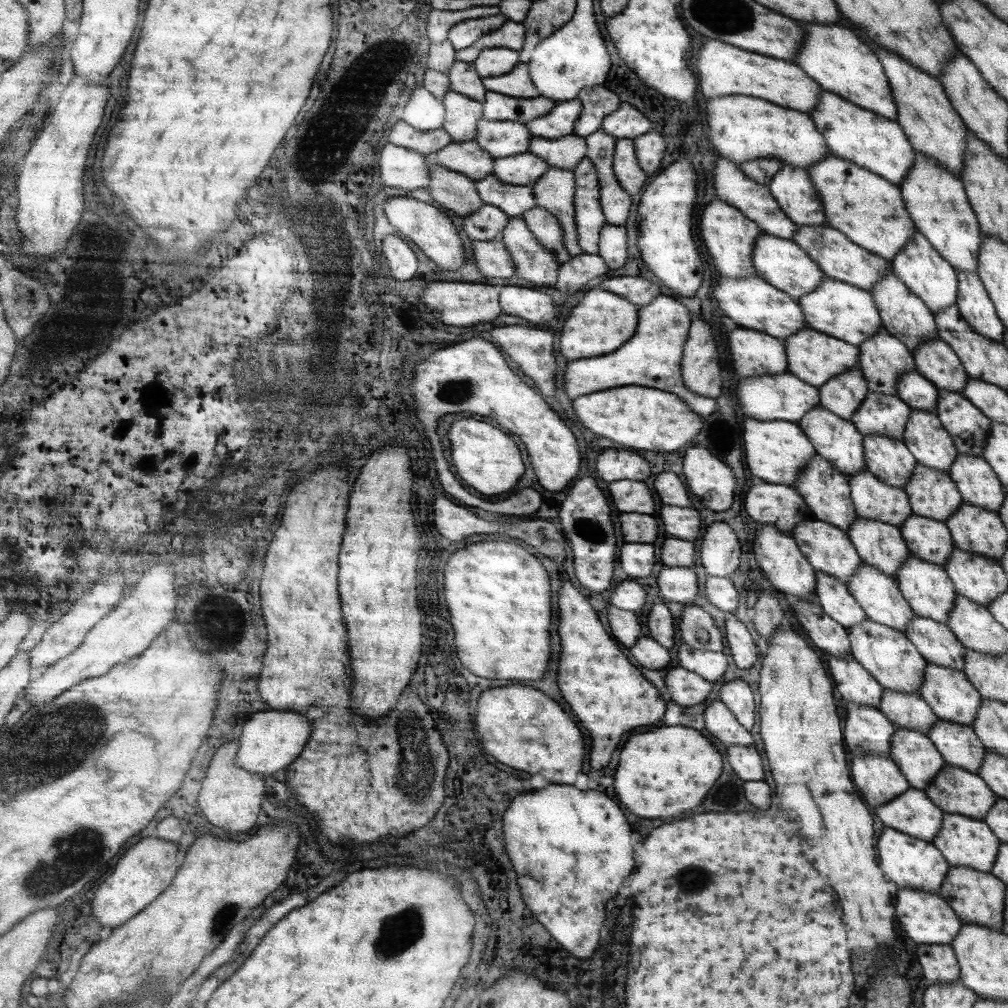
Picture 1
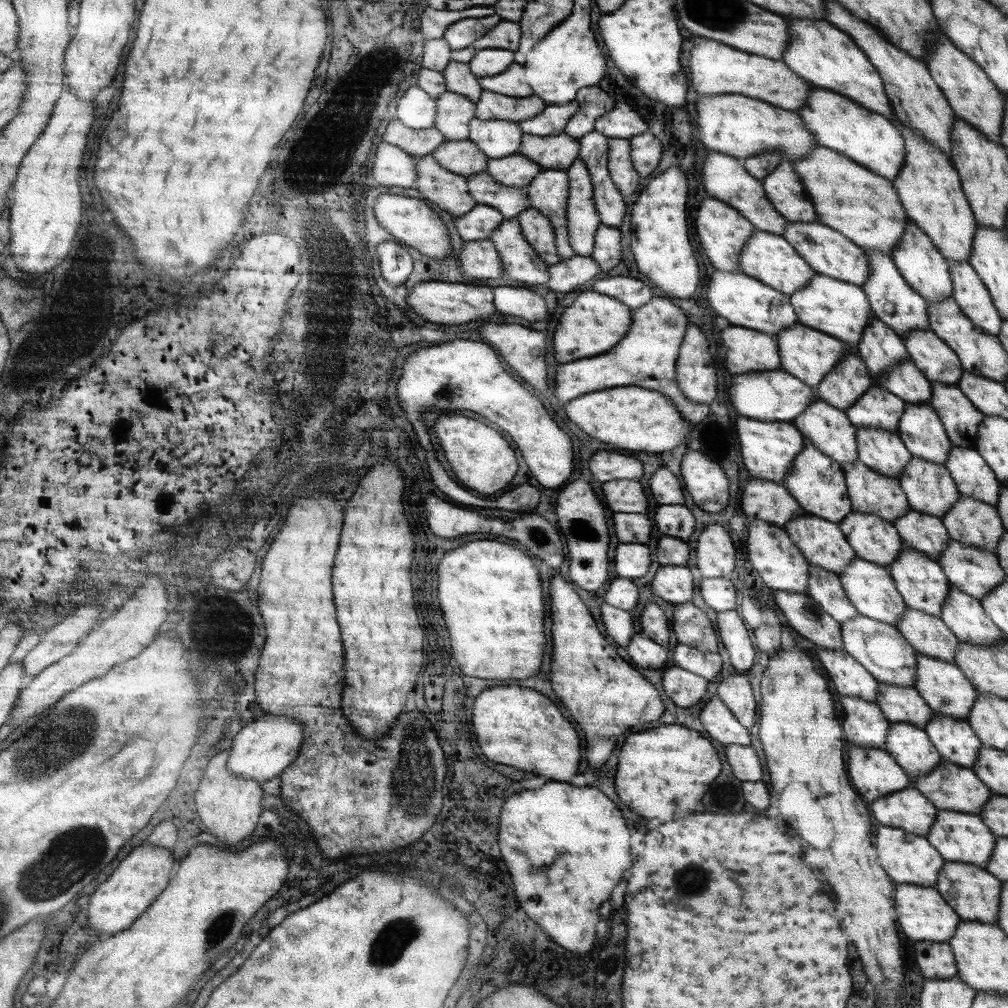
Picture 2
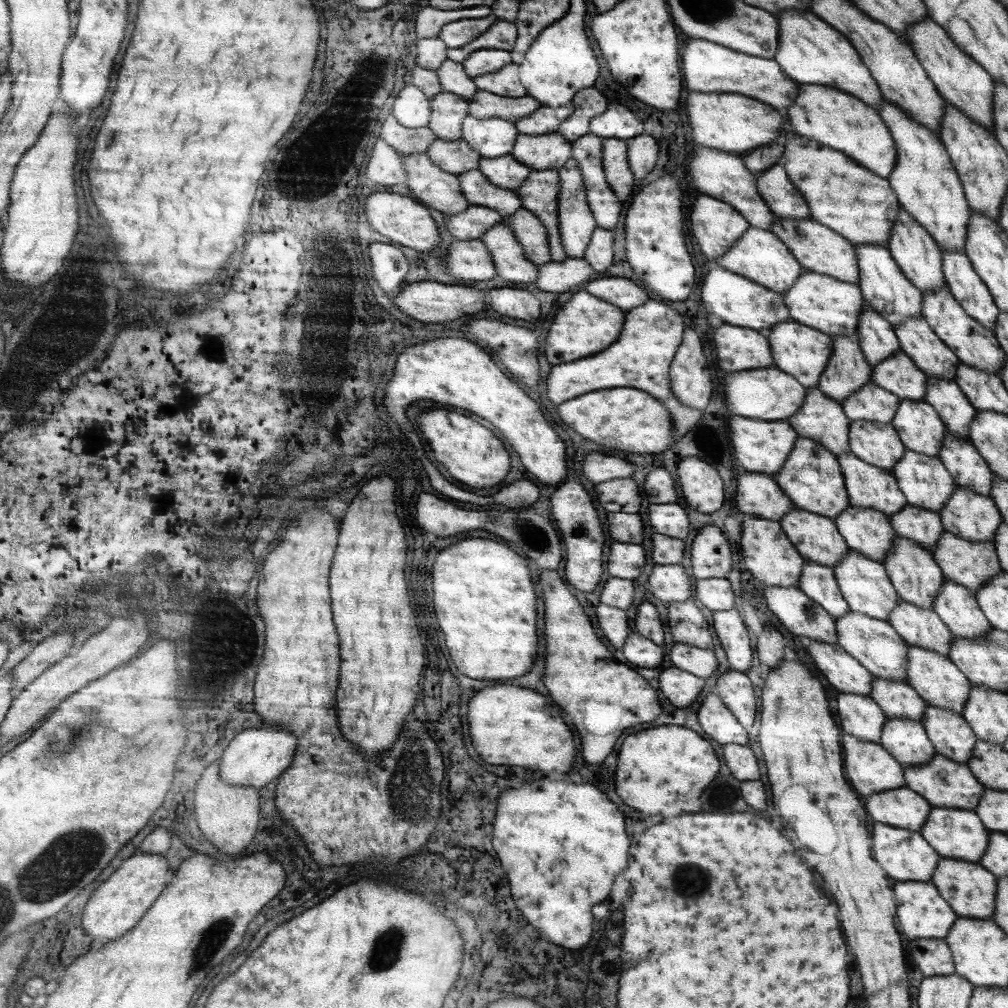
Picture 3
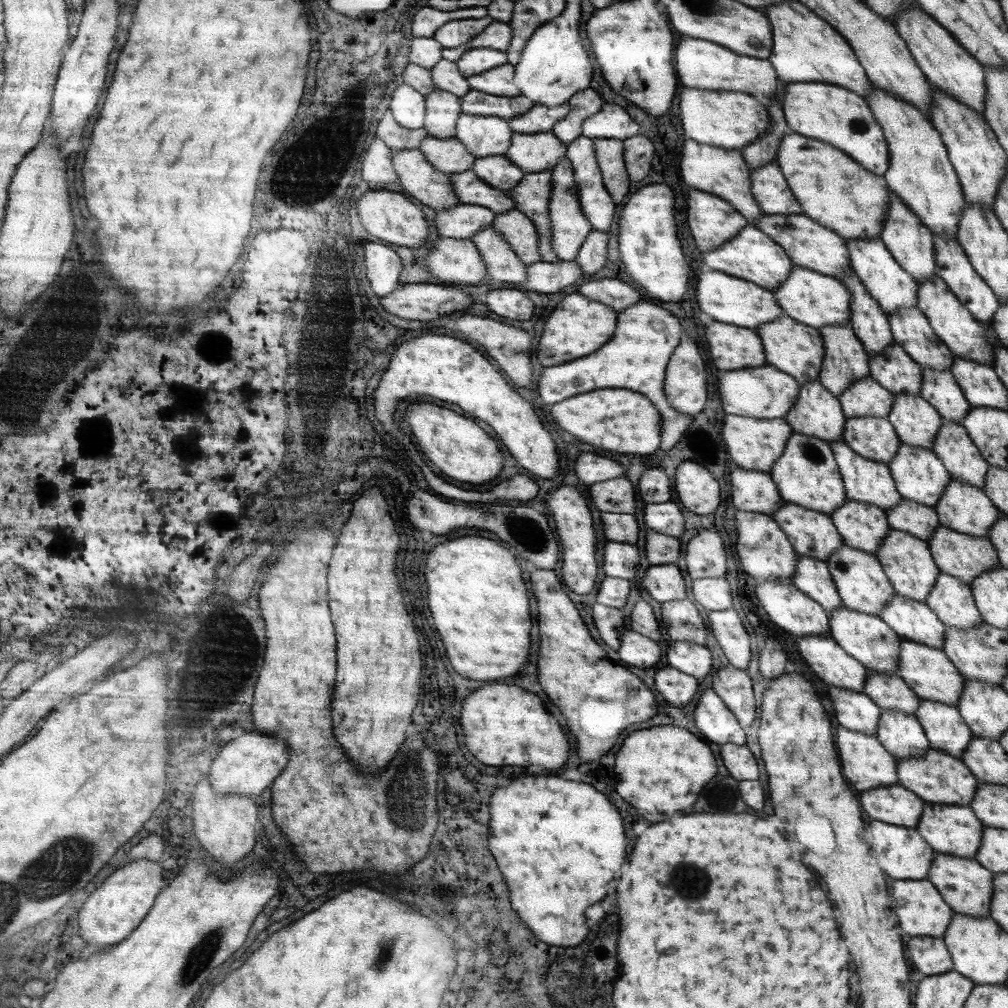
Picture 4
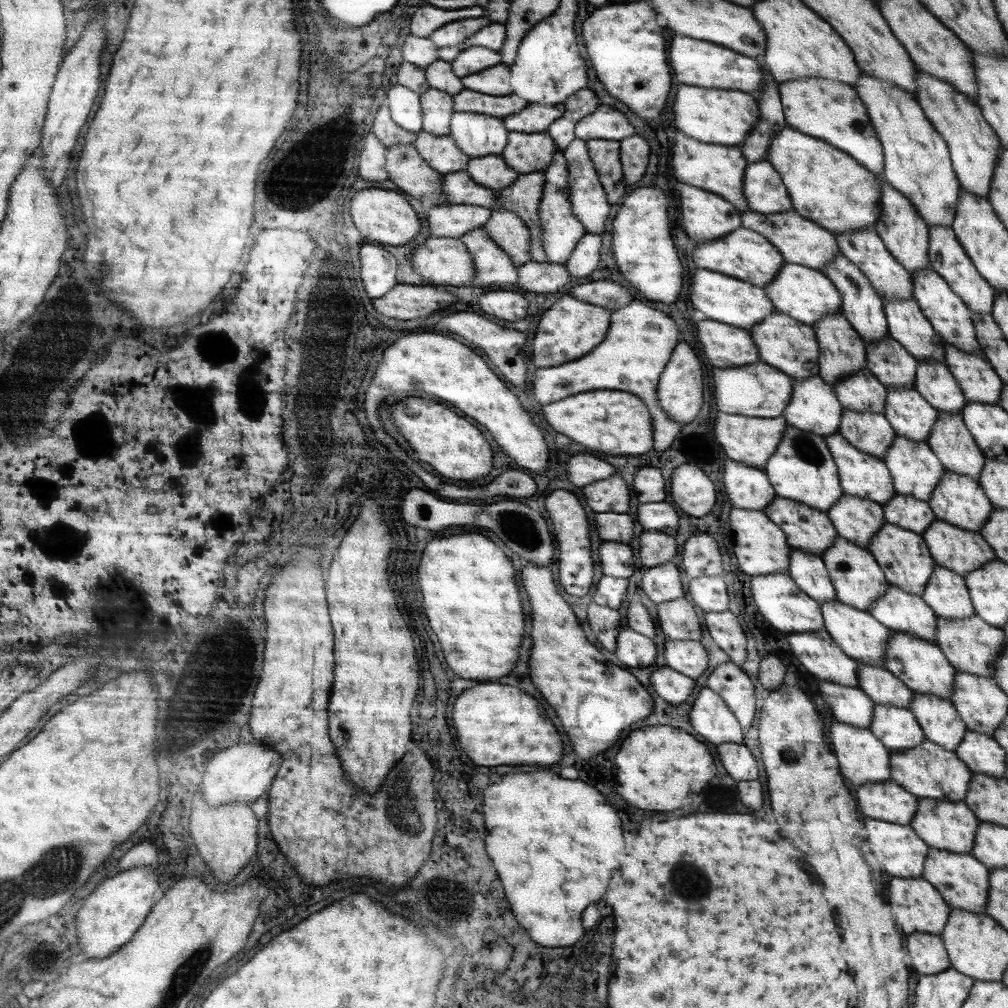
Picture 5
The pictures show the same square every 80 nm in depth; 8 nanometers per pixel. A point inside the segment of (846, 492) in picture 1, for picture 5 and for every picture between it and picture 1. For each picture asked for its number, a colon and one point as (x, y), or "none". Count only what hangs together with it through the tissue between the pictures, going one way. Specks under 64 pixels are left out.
2: (817, 483)
3: (811, 477)
4: (806, 474)
5: (801, 469)

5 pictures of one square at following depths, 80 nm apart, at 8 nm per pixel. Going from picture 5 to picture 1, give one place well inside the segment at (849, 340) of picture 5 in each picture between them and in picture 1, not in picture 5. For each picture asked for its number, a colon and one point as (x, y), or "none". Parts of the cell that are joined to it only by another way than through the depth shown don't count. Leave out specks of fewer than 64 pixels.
1: (843, 394)
2: (841, 387)
3: (847, 371)
4: (845, 361)

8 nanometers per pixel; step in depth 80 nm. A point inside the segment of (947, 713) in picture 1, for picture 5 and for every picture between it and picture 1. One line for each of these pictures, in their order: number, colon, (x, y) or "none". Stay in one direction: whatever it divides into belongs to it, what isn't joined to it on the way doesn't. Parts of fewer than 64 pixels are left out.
2: (946, 690)
3: (936, 679)
4: (928, 672)
5: (921, 665)

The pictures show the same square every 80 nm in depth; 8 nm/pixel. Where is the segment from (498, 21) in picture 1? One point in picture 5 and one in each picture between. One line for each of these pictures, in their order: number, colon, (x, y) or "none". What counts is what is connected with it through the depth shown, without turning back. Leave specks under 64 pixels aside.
2: (459, 35)
3: (457, 34)
4: (452, 34)
5: (450, 34)

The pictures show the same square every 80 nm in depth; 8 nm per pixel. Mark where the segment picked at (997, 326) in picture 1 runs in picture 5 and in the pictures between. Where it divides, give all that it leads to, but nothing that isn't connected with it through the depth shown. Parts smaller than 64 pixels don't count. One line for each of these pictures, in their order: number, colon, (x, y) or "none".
2: (969, 292)
3: (961, 279)
4: (953, 267)
5: (947, 257)

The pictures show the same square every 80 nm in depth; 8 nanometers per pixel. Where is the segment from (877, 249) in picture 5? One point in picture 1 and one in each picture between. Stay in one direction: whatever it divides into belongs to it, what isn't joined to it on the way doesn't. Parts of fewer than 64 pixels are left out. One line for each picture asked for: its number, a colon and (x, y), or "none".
1: (904, 315)
2: (893, 301)
3: (885, 288)
4: (888, 284)

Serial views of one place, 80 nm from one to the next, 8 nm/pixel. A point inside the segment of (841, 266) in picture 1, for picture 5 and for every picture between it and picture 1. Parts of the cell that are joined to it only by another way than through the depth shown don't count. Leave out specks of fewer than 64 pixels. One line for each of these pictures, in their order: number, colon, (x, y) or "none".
2: (830, 253)
3: (819, 249)
4: (809, 245)
5: (800, 241)

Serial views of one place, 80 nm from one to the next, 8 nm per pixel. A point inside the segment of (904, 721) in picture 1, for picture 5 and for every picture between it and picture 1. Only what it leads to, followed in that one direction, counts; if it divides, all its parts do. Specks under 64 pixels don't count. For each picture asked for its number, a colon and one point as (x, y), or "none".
2: (898, 704)
3: (896, 698)
4: (889, 692)
5: (879, 684)

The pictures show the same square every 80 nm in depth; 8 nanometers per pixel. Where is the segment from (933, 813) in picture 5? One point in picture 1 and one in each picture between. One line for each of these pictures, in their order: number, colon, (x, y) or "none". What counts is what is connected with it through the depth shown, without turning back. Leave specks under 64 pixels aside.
1: (966, 842)
2: (963, 837)
3: (957, 833)
4: (955, 830)

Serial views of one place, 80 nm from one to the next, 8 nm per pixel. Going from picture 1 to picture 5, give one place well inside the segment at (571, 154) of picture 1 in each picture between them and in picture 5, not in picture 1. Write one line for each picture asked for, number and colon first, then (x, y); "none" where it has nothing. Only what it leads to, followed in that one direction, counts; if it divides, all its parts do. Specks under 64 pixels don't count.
2: (559, 151)
3: (549, 151)
4: (540, 152)
5: (526, 152)

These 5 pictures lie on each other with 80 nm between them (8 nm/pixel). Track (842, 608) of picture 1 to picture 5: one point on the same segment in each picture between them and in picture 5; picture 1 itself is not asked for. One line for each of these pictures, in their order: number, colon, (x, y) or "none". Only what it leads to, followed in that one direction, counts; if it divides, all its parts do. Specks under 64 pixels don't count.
2: (825, 588)
3: (818, 582)
4: (812, 577)
5: (809, 572)

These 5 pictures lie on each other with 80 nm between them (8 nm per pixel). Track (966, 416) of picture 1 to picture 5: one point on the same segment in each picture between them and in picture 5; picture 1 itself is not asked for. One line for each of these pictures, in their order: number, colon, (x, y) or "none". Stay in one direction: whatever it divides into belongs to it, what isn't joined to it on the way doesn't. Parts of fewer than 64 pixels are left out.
2: (960, 418)
3: (945, 396)
4: (939, 389)
5: (934, 382)

